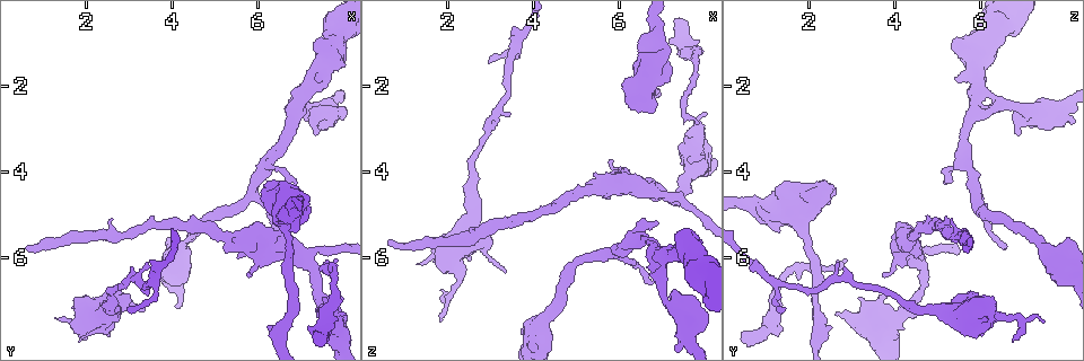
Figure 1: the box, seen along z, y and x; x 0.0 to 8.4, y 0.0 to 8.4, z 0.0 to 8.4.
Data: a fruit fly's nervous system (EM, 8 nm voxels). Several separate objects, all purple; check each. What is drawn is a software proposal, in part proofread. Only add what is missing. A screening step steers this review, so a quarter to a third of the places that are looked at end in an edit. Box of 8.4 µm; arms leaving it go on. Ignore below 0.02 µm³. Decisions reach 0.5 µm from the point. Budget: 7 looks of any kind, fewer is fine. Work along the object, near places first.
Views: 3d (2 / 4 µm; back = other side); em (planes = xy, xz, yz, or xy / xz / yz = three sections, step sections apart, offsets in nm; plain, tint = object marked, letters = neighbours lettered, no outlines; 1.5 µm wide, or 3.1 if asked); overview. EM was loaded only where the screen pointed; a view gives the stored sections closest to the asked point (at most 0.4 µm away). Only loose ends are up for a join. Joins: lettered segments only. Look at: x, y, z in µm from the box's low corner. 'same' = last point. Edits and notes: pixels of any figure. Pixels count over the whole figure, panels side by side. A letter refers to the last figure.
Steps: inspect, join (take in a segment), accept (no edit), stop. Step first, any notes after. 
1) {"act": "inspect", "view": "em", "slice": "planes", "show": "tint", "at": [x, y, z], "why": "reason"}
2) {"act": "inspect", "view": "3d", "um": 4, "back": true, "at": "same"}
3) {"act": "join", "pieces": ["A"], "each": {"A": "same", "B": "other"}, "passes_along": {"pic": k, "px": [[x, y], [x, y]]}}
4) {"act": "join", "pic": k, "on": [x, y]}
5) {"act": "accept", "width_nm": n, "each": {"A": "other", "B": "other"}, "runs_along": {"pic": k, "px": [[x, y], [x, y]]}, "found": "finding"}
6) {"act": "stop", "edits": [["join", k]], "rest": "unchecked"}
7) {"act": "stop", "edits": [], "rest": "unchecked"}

{"act": "inspect", "view": "em", "slice": "planes", "show": "plain", "at": [6.40, 4.75, 2.40], "why": "branch stops here"}

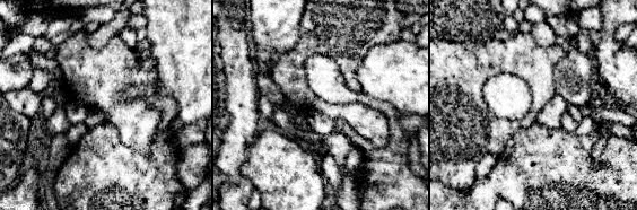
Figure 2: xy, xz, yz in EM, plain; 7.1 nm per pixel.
{"act": "inspect", "view": "em", "slice": "planes", "show": "tint", "at": "same", "why": "where the object lies"}

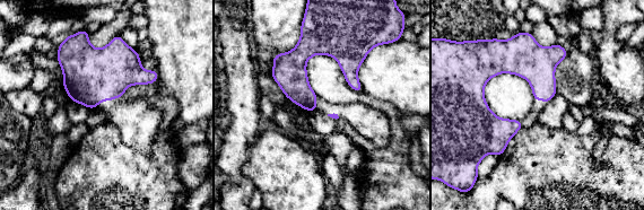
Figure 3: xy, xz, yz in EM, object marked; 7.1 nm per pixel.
{"act": "inspect", "view": "em", "slice": "planes", "show": "letters", "at": "same"}

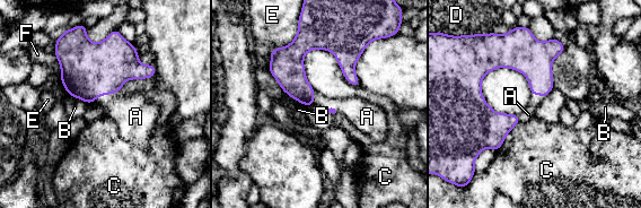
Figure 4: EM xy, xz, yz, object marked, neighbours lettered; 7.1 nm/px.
{"act": "join", "pieces": ["A"], "longest_contact_nm": ["E", 380], "each": {"A": "same", "B": "other", "C": "other", "D": "other", "E": "other", "F": "other"}, "passes_along": {"pic": 4, "px": [[88, 69], [107, 94], [134, 115]]}, "found": "it goes on there"}

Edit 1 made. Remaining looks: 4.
{"act": "inspect", "view": "em", "slice": "planes", "show": "letters", "at": [3.50, 6.15, 2.65], "why": "free end"}

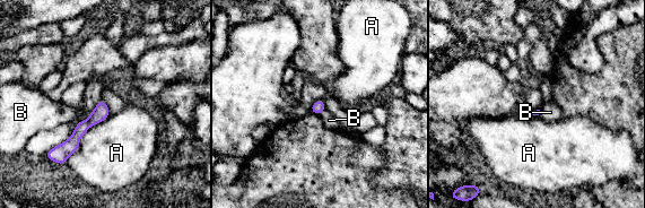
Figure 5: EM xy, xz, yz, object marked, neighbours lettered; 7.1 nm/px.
{"act": "accept", "longest_contact_nm": ["A", 480], "each": {"A": "other", "B": "other"}, "found": "none of them fits"}

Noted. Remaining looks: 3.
{"act": "inspect", "view": "3d", "um": 2, "at": [6.75, 5.75, 6.60], "why": "thin end"}

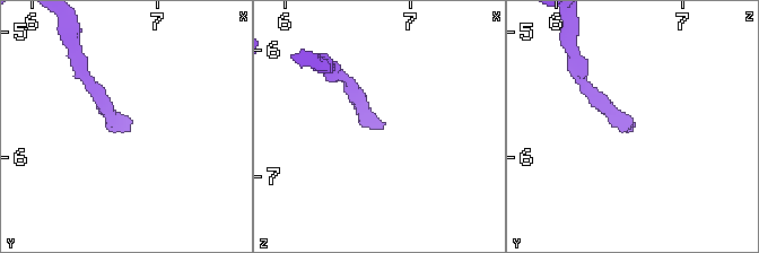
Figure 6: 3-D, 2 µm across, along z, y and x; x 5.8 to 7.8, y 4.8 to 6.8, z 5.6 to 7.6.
{"act": "inspect", "view": "em", "slice": "planes", "show": "letters", "at": [6.80, 5.72, 6.60], "why": "need the tissue"}

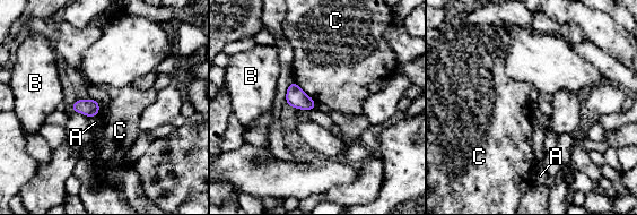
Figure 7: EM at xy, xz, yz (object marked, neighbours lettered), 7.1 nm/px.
{"act": "accept", "each": {"A": "other", "B": "other", "C": "other"}, "border": {"pic": 7, "px": [[294, 80], [315, 103]]}, "found": "none of them fits"}

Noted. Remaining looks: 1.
{"act": "stop", "edits": [["join", 4]], "rest": "unchecked"}

